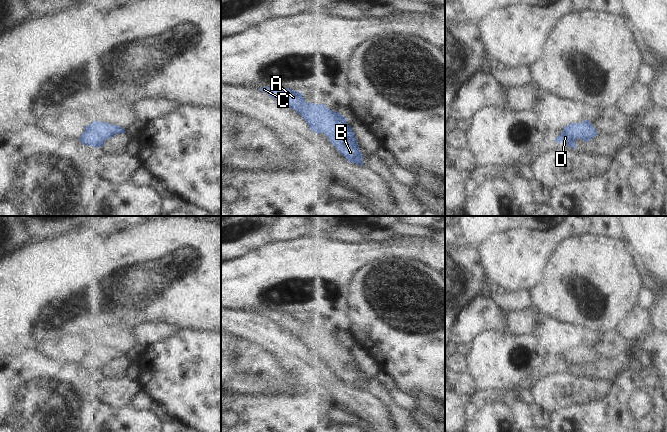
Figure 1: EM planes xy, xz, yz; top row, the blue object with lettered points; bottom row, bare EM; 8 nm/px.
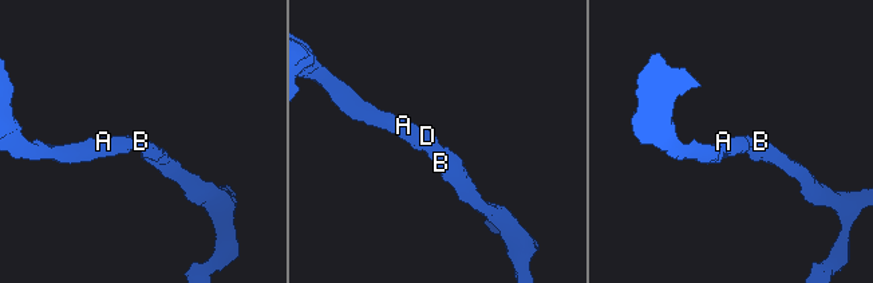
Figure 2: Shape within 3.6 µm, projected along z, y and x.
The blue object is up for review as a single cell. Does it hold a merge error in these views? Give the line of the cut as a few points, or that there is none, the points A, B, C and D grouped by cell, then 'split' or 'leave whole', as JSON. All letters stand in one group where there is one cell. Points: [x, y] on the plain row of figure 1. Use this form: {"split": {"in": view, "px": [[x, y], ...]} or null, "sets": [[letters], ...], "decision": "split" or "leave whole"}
{"split": null, "sets": [["A", "B", "C", "D"]], "decision": "leave whole"}

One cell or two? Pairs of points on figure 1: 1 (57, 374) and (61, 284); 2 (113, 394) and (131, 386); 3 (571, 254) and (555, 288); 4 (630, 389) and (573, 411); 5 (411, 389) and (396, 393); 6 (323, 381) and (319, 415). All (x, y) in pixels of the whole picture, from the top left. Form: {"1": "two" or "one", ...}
{"1": "one", "2": "one", "3": "one", "4": "one", "5": "two", "6": "two"}

